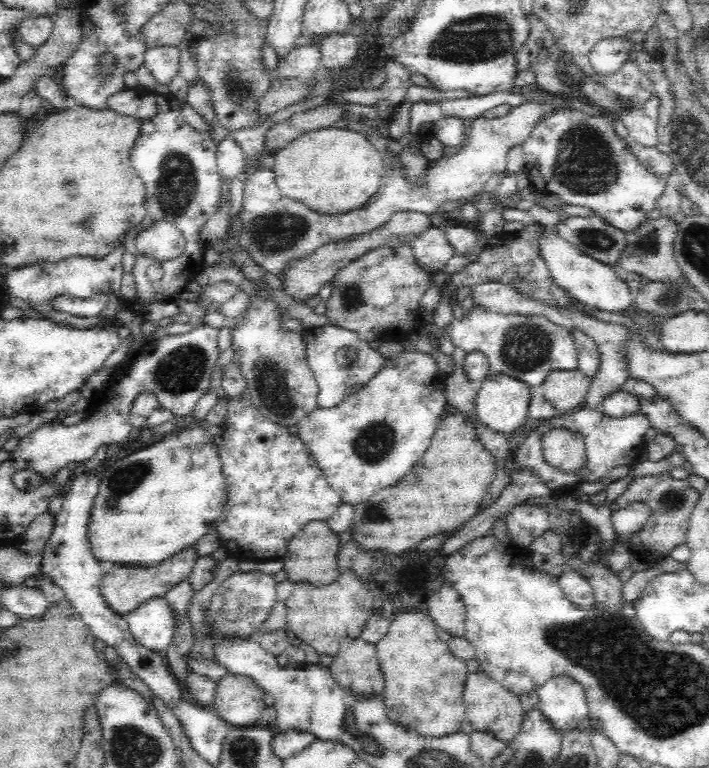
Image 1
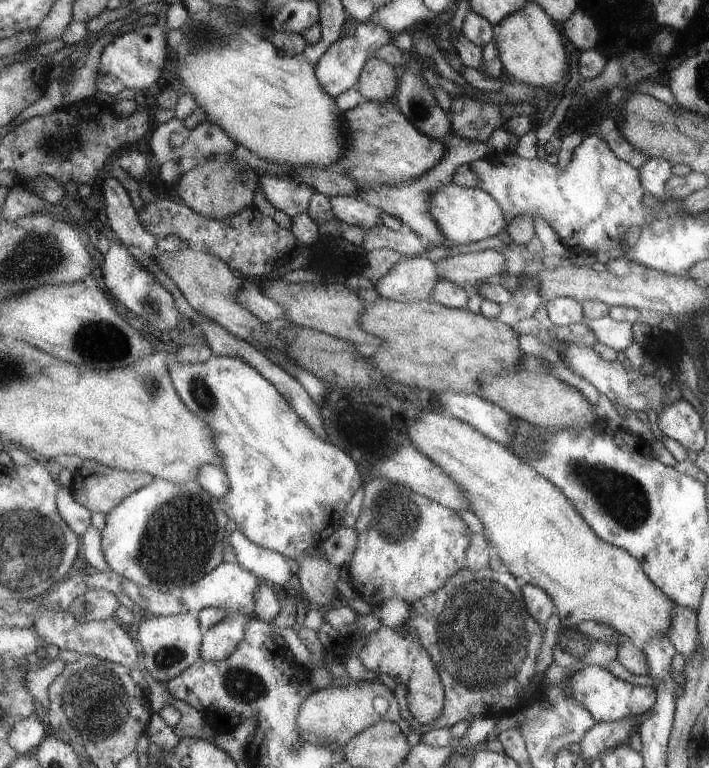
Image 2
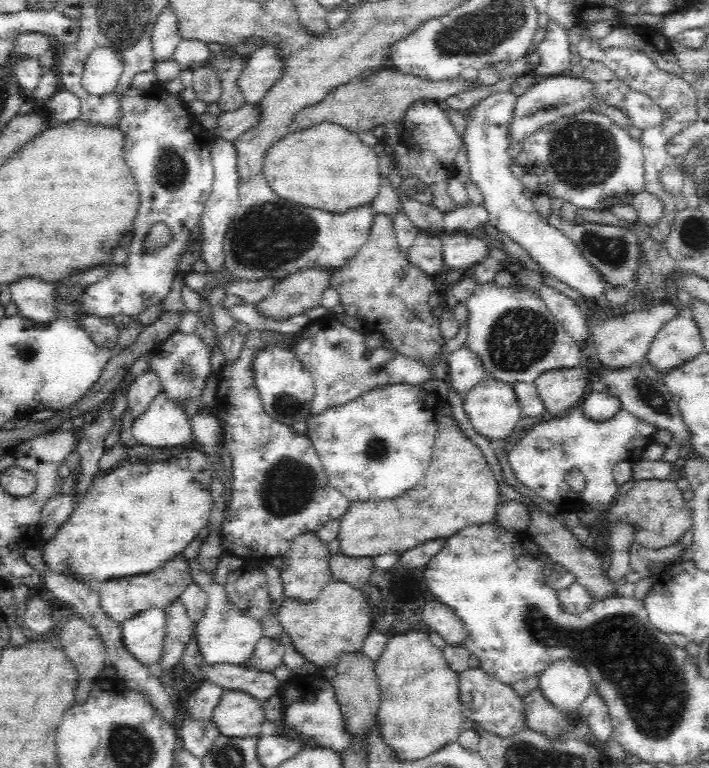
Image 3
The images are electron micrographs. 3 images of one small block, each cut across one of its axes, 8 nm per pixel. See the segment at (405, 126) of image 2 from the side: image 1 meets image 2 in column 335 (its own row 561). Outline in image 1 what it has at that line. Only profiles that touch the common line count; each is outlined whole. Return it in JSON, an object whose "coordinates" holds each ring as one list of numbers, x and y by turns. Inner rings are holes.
{"coordinates":[[194,547,181,550,178,554,171,556,168,560,158,566,150,568,122,568,122,566,111,566,110,572,102,577,100,592,108,608,118,615,125,616,136,610,152,597,163,597,179,582,189,578,199,554]]}

